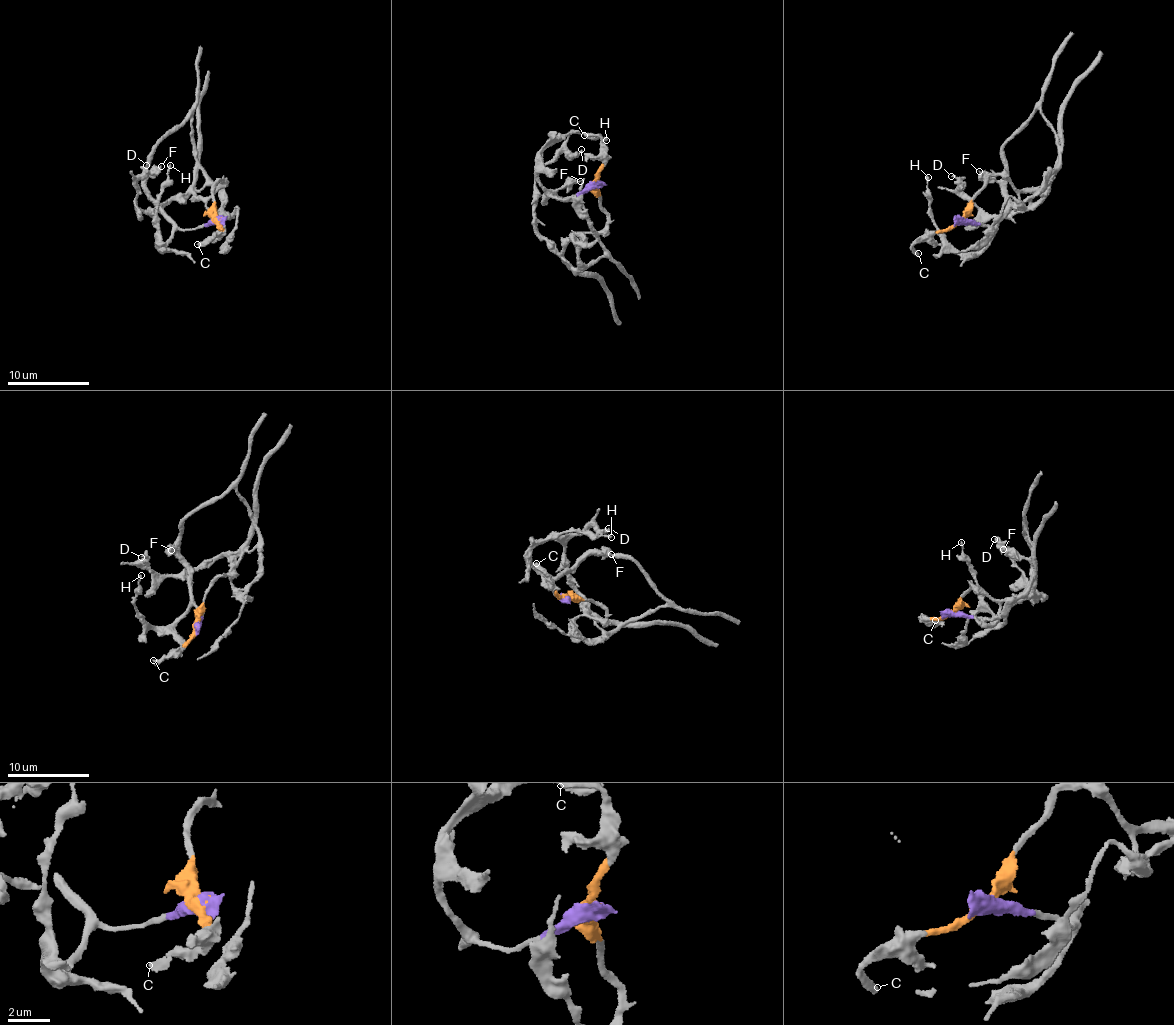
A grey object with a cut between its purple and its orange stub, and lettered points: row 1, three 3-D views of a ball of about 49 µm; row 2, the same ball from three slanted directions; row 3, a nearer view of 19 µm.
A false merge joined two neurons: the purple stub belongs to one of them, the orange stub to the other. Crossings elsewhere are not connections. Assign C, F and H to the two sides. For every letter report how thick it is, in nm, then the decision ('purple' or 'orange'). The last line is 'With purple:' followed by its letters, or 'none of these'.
C: 320 nm thick; orange
F: 400 nm thick; purple
H: 190 nm thick; purple
With purple: F, H

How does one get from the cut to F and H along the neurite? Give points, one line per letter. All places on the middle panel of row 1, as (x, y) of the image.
F: (595, 181), (567, 198), (555, 199), (553, 194), (546, 199), (552, 192), (580, 181)
H: (595, 181), (567, 198), (552, 197), (537, 173), (537, 154), (572, 133), (607, 141)

